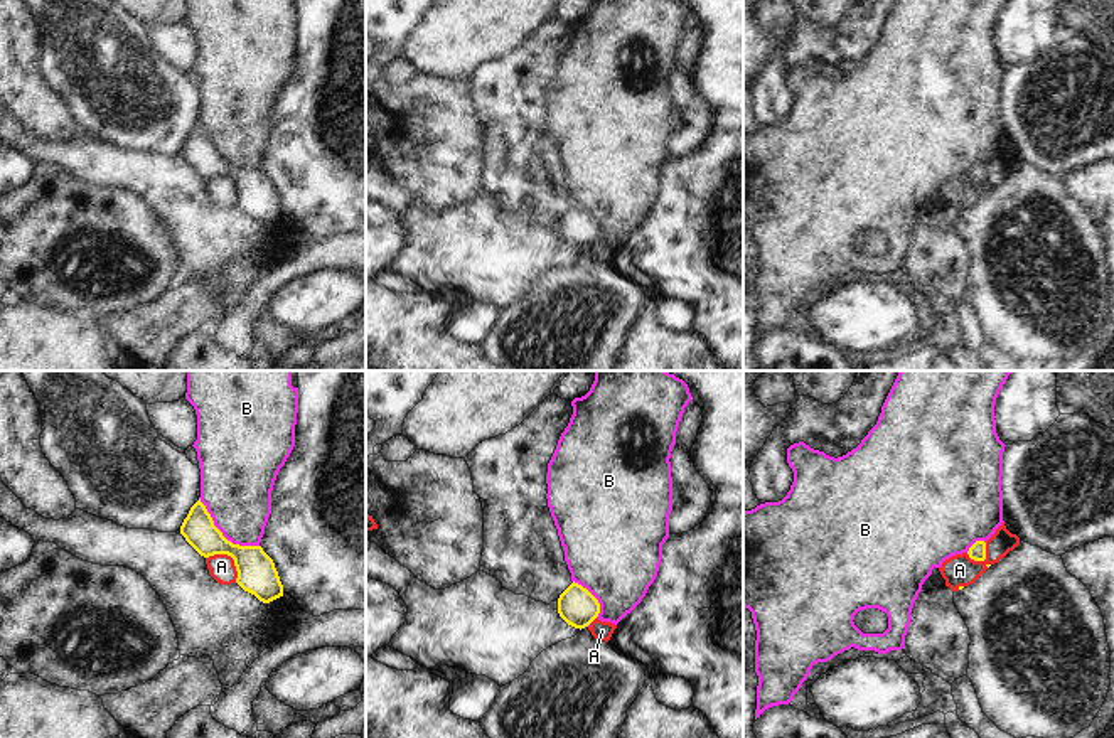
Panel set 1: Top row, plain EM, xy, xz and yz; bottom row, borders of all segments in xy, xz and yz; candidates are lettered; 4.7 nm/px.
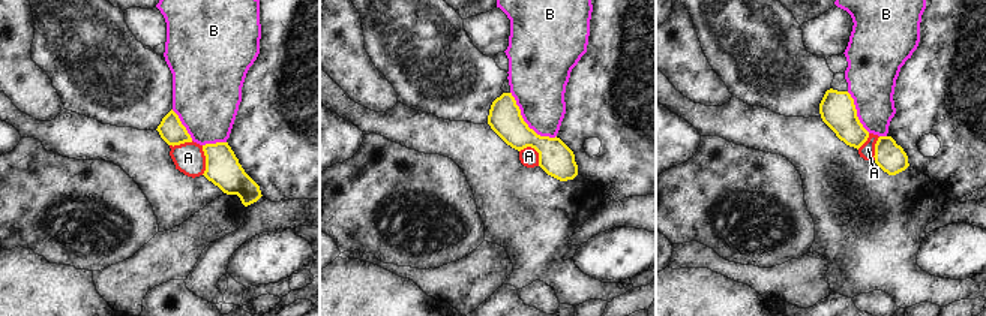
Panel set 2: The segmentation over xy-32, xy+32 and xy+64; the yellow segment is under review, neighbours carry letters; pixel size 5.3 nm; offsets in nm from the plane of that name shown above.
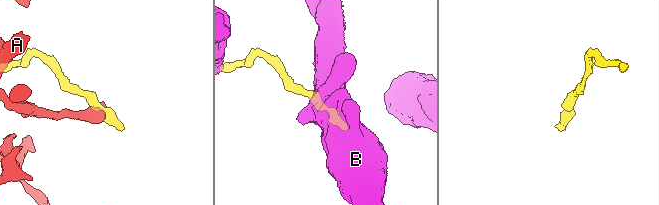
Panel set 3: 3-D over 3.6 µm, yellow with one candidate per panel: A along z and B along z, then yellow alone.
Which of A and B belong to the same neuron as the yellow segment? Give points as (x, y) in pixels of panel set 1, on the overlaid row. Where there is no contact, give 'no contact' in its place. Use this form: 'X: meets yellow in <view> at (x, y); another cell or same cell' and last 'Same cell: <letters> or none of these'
A: meets yellow in xy at (231, 556); another cell
B: meets yellow in xy at (221, 534); another cell
Same cell: none of these

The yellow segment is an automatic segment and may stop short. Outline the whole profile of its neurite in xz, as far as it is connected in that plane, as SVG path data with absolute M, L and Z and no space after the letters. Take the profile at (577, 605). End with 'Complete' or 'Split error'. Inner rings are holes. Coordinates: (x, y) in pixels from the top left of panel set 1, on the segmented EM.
M573 581L558 598L558 613L568 625L581 630L598 617L600 603L586 588Z. Complete

